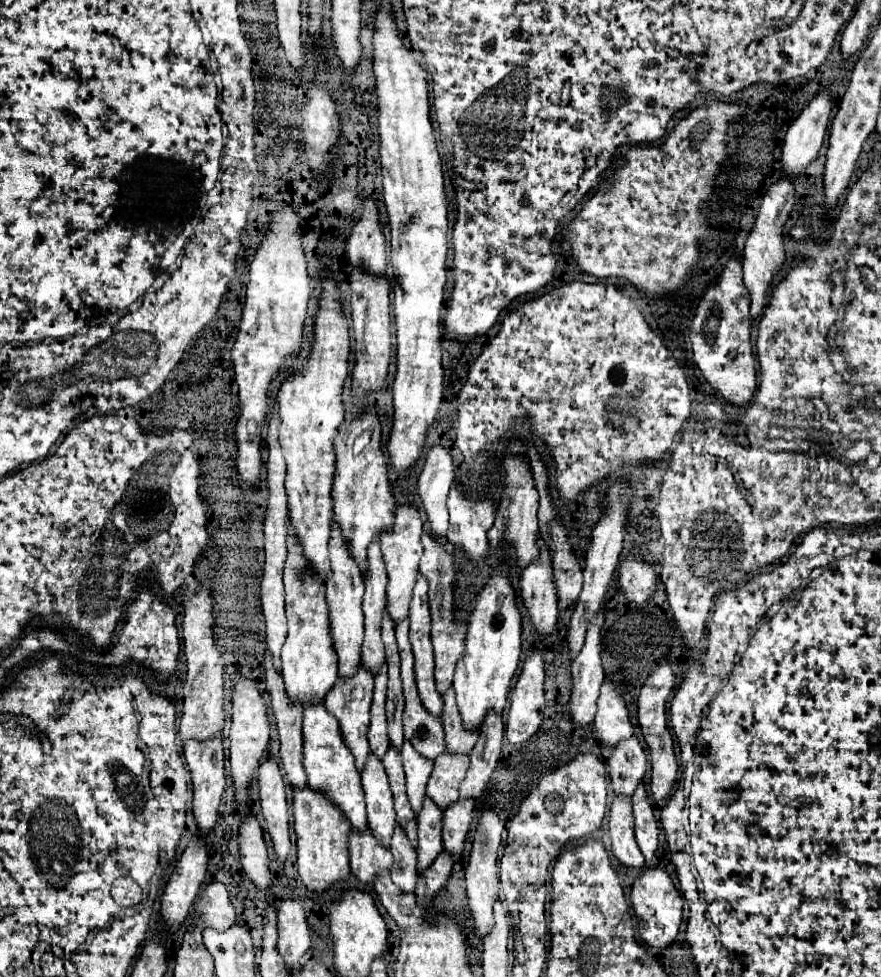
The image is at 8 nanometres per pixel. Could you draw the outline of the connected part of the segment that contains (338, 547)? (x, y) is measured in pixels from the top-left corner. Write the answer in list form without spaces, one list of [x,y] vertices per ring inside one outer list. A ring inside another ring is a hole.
[[[332,519],[332,533],[328,545],[330,545],[330,571],[332,571],[332,575],[326,581],[330,629],[338,653],[338,675],[350,677],[360,665],[360,647],[364,639],[364,615],[362,615],[364,579],[362,579],[362,571],[358,571],[358,563],[350,559],[350,551],[346,551],[346,543],[342,543],[342,531],[338,531],[338,523],[334,523],[334,519]]]

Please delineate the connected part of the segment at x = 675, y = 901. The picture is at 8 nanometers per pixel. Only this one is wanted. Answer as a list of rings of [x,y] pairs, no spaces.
[[[644,867],[632,885],[630,901],[632,901],[634,913],[642,921],[640,937],[644,941],[644,945],[648,945],[650,951],[666,949],[676,939],[680,921],[682,921],[682,897],[678,893],[676,885],[672,883],[670,875],[662,867]]]

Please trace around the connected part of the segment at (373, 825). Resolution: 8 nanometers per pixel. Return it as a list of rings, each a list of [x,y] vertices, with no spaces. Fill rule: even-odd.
[[[374,753],[368,755],[366,767],[362,769],[362,785],[366,791],[366,809],[368,809],[370,829],[388,847],[394,825],[396,825],[394,801],[390,795],[390,785],[388,785],[382,761]]]

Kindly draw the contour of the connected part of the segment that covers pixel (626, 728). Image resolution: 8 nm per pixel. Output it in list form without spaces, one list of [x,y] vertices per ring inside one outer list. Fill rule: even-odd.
[[[608,677],[604,679],[604,683],[600,687],[594,727],[598,729],[602,741],[610,749],[616,747],[618,741],[634,735],[634,727],[632,727],[632,721],[630,721],[630,715],[628,715],[626,701]]]

